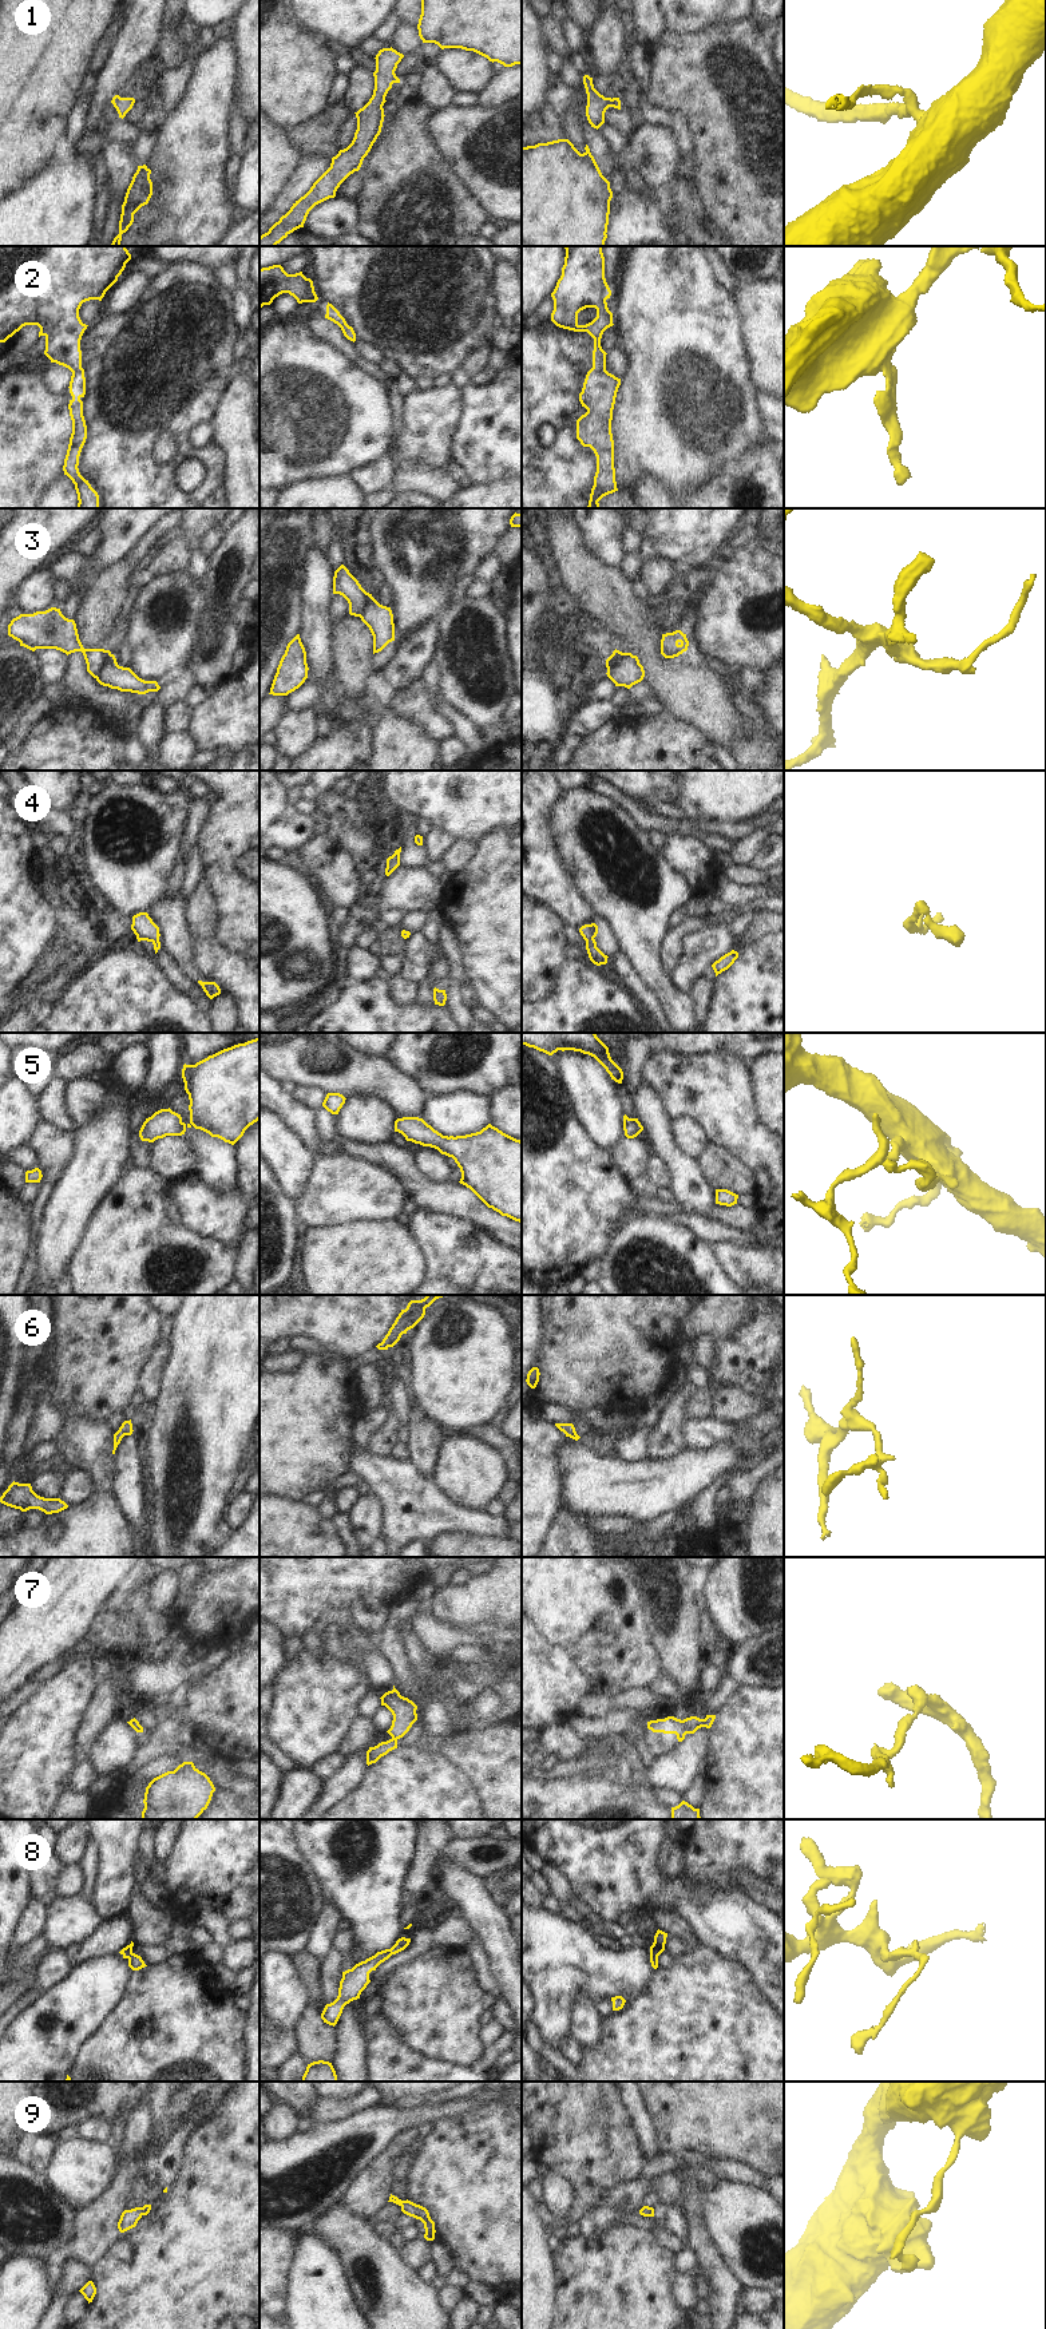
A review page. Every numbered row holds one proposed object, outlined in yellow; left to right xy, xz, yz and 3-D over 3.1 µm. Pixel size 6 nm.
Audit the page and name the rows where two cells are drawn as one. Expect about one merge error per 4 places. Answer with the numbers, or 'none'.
3

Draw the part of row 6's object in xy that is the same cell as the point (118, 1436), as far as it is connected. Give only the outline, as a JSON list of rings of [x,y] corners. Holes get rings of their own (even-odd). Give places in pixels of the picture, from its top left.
[[[131,1419],[130,1421],[124,1421],[122,1423],[122,1426],[119,1427],[119,1430],[114,1434],[114,1450],[112,1454],[115,1454],[115,1450],[118,1447],[118,1445],[120,1443],[122,1438],[124,1435],[131,1435],[132,1434],[132,1423]]]

